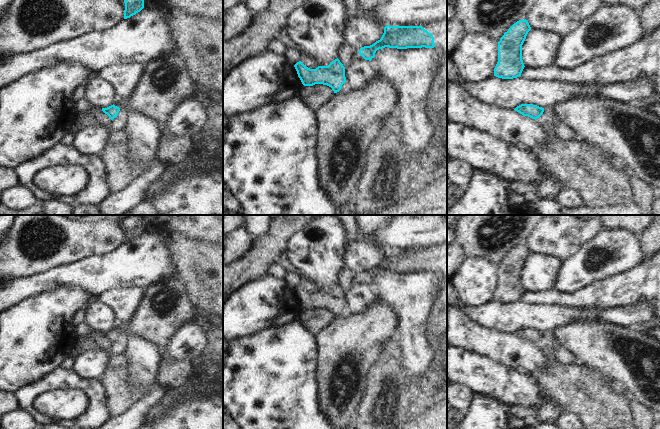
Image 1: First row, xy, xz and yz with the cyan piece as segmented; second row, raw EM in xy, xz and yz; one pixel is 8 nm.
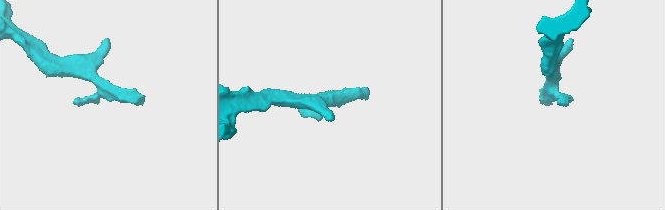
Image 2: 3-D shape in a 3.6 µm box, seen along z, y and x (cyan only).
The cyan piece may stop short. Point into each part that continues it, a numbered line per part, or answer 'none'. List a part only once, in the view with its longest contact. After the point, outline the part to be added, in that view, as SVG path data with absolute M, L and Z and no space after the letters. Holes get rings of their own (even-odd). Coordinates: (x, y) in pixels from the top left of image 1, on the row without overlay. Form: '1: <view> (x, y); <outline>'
none

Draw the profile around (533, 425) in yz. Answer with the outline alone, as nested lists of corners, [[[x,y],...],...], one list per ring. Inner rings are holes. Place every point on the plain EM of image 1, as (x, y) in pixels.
[[[533,421],[529,424],[529,429],[561,429],[556,423]]]

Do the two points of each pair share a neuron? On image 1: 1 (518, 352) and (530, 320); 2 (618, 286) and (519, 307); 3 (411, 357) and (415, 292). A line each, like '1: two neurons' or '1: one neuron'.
1: two neurons
2: two neurons
3: one neuron

